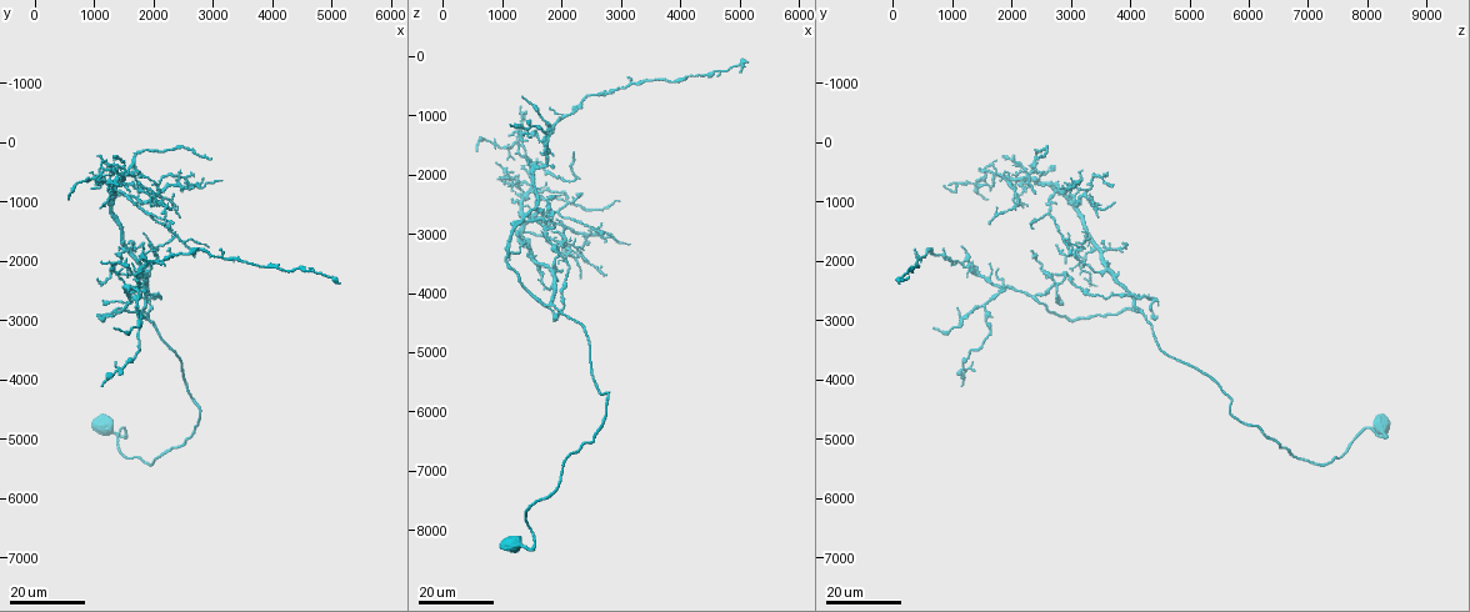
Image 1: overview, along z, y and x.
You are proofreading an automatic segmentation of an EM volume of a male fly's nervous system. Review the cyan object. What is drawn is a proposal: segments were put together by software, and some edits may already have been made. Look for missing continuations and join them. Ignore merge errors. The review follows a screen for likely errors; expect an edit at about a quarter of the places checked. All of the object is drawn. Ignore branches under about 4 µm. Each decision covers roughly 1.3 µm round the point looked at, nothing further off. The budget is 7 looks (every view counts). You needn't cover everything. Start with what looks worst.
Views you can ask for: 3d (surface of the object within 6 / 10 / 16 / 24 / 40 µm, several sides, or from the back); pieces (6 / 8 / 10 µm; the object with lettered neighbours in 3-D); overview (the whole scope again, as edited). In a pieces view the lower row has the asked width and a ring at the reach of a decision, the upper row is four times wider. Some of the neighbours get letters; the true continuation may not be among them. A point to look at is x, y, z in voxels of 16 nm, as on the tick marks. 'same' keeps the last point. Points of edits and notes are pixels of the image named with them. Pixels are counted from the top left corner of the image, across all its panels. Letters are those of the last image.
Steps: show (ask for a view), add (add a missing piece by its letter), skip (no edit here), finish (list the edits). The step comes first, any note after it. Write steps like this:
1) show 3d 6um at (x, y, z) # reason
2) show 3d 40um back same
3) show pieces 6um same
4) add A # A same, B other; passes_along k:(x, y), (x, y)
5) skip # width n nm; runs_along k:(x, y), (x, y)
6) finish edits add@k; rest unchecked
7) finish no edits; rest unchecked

show 3d 24um at (1350, 200, 1850) # free end

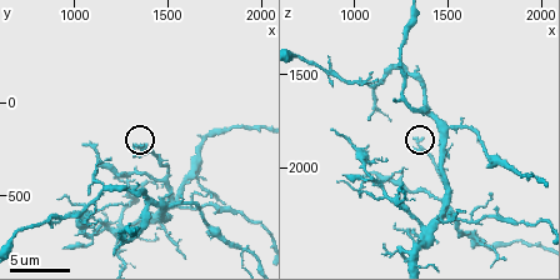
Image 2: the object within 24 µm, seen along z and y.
show pieces 10um at (1360, 240, 1840)

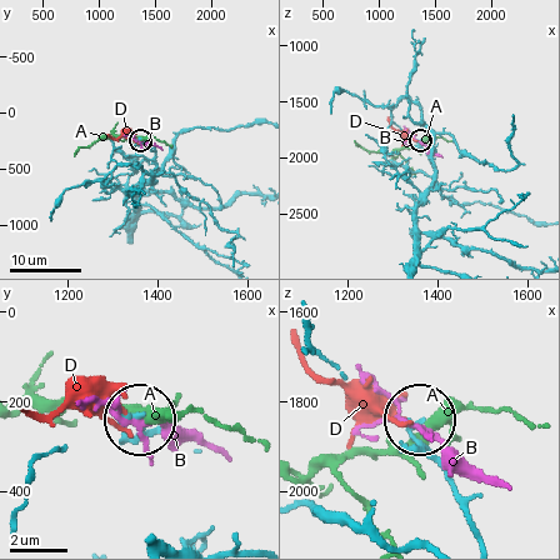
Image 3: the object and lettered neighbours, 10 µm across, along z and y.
skip # A other, B other, D other; runs_along 3:(476, 535), (453, 478), (414, 435), (416, 423); none of them fits

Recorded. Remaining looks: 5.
show 3d 16um at (1850, 2450, 1850) # free end

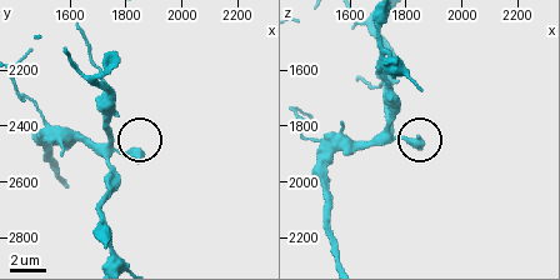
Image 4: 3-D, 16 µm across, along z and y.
show pieces 10um at (1860, 2500, 1860) # what lies round it

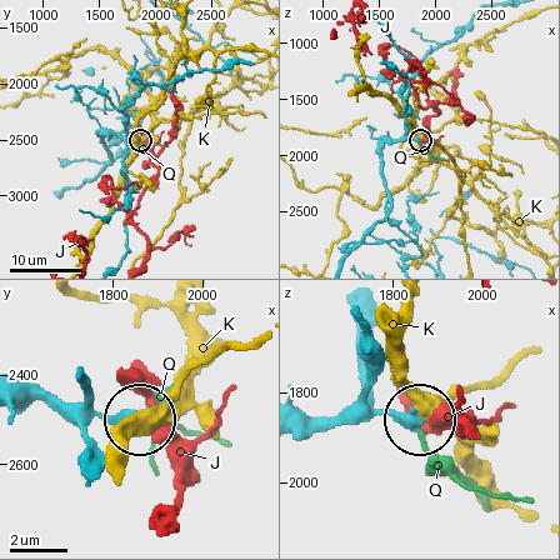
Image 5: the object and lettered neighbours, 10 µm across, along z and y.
add Q # J other, K other, Q same; passes_along 5:(340, 424), (403, 414), (466, 483), (529, 503); the cell continues

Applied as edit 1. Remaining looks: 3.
show 3d 24um at (1450, 700, 950) # branch stops here

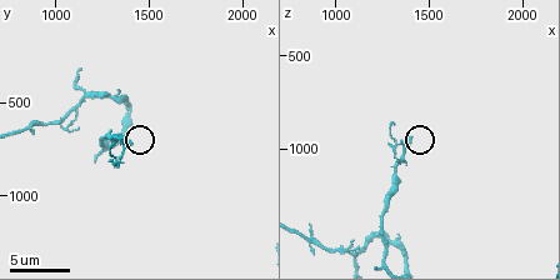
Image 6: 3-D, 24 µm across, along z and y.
show pieces 10um at (1400, 740, 940) # what lies round it

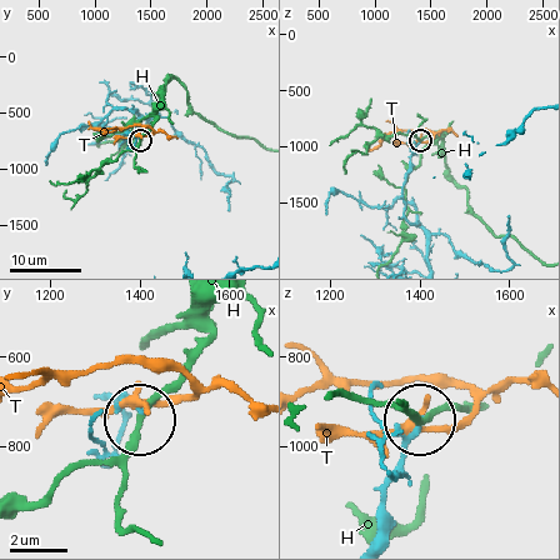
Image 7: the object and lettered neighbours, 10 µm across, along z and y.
skip # H other, T other; no lettered piece goes on from it

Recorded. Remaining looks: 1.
finish edits add@5; rest unchecked

